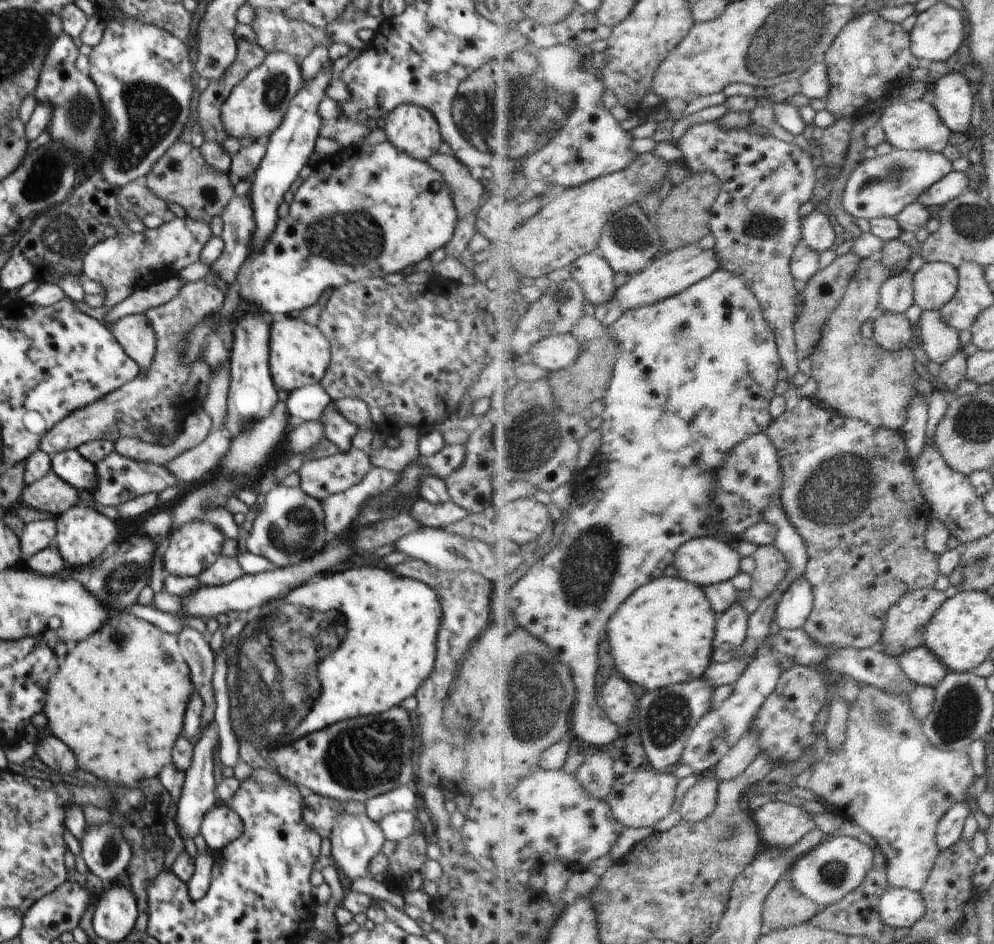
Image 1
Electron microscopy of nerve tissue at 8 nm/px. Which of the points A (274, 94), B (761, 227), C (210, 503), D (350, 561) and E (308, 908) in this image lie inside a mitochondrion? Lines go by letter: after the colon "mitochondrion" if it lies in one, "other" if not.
A: mitochondrion
B: mitochondrion
C: mitochondrion
D: other
E: other

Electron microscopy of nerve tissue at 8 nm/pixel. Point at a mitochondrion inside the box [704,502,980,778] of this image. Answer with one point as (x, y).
(878, 720)

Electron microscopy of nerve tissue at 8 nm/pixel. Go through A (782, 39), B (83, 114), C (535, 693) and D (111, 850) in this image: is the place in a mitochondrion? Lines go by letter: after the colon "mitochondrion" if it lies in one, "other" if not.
A: mitochondrion
B: mitochondrion
C: mitochondrion
D: mitochondrion

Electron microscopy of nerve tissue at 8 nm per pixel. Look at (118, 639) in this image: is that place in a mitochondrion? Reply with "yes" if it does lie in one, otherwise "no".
yes

